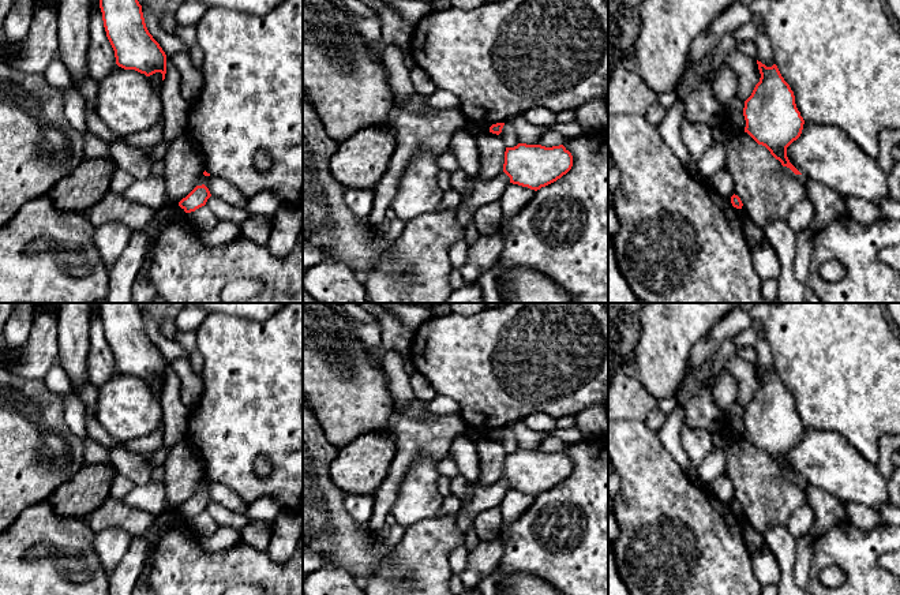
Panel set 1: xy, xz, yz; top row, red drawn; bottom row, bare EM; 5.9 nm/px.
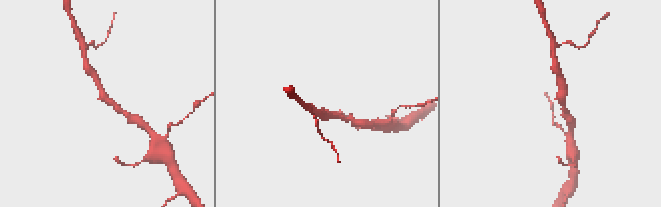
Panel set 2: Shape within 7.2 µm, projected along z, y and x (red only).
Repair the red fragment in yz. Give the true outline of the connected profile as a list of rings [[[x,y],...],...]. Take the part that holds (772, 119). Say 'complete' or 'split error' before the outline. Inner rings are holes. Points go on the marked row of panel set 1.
complete; [[[758,60],[757,64],[761,78],[745,101],[745,132],[765,146],[783,166],[802,175],[787,157],[787,147],[800,136],[805,124],[794,91],[776,64],[766,67]]]

